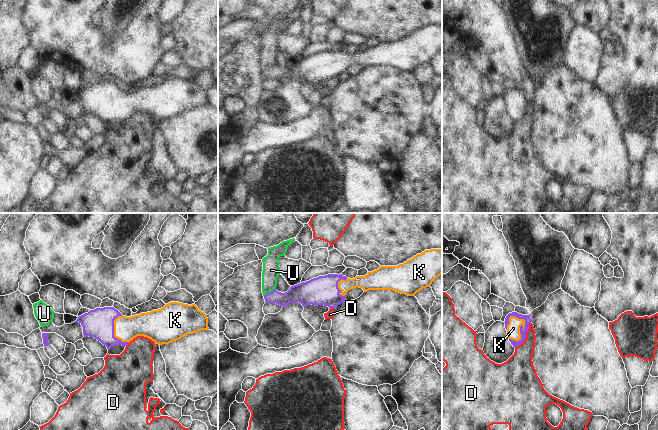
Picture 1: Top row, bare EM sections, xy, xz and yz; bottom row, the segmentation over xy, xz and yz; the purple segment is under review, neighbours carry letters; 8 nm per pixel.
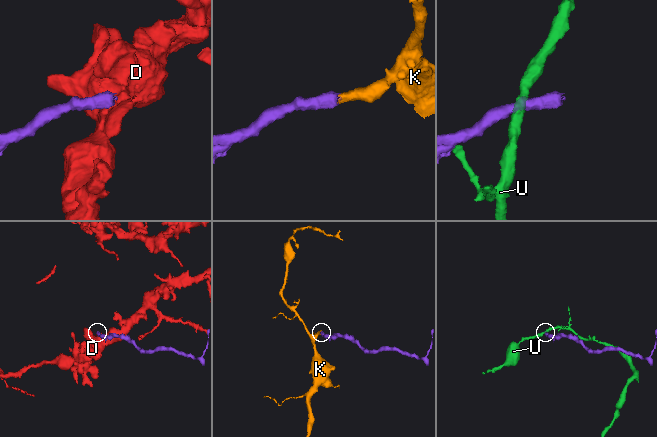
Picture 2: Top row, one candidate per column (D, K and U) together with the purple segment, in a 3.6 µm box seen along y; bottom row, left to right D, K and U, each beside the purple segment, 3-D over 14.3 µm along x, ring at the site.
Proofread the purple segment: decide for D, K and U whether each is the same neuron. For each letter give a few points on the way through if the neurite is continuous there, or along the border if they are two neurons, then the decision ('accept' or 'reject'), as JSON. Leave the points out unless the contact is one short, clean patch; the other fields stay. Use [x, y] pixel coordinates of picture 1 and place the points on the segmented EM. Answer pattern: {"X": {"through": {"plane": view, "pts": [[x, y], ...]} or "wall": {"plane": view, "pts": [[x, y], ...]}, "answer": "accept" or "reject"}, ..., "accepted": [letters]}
{"D": {"wall": {"plane": "yz", "pts": [[530, 322], [525, 339], [515, 348]]}, "answer": "reject"}, "K": {"through": {"plane": "yz", "pts": [[527, 318], [520, 332], [513, 328]]}, "answer": "accept"}, "U": {"wall": {"plane": "xz", "pts": [[275, 288], [263, 295]]}, "answer": "reject"}, "accepted": ["K"]}

